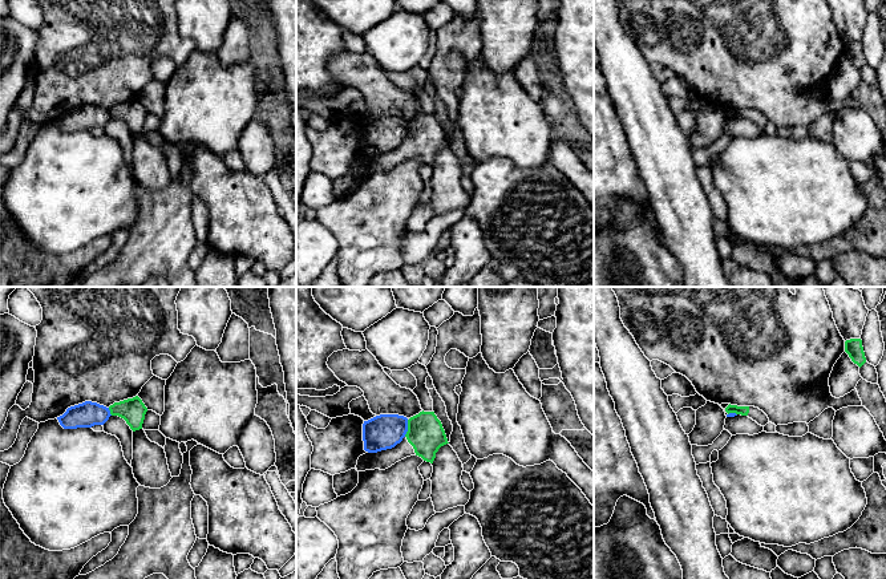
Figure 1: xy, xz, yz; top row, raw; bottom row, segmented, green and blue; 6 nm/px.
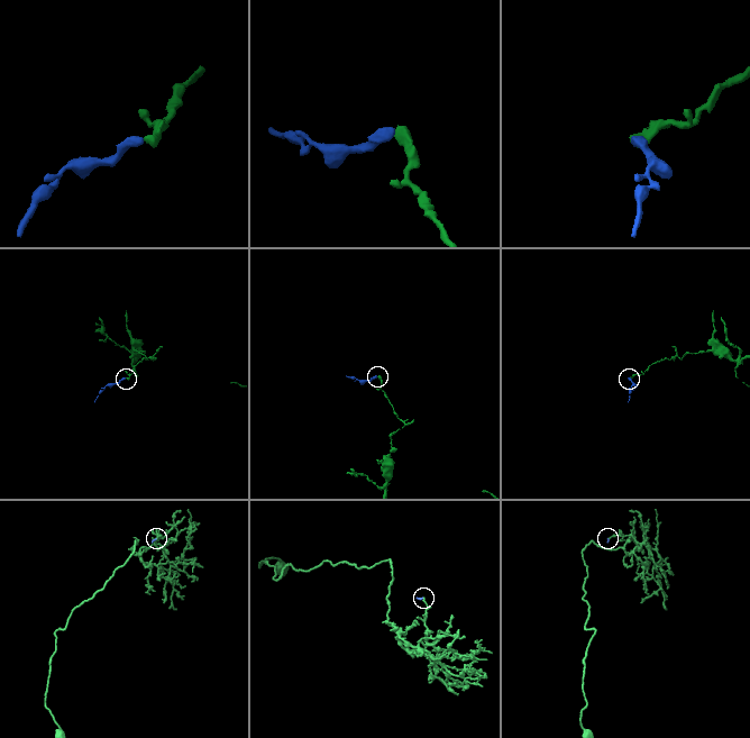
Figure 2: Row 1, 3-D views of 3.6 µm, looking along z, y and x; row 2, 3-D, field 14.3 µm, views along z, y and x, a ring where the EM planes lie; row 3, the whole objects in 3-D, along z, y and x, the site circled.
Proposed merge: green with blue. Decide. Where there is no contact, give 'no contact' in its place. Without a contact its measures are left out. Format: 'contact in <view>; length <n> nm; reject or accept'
contact in xz; length 110 nm; reject

